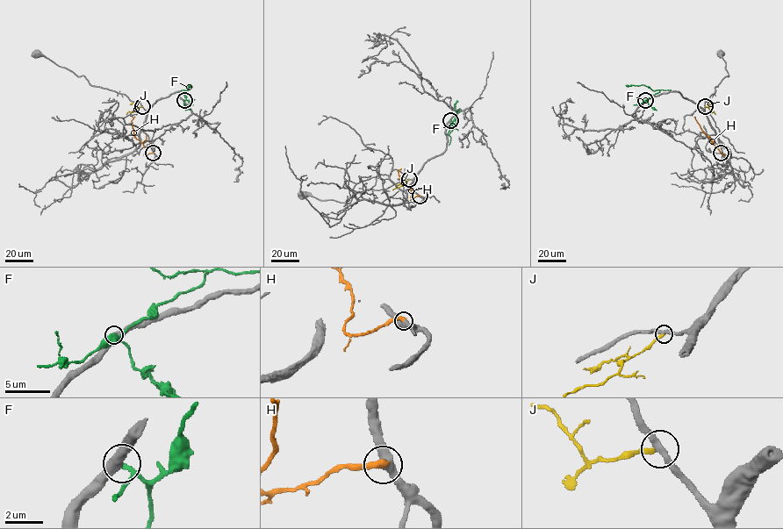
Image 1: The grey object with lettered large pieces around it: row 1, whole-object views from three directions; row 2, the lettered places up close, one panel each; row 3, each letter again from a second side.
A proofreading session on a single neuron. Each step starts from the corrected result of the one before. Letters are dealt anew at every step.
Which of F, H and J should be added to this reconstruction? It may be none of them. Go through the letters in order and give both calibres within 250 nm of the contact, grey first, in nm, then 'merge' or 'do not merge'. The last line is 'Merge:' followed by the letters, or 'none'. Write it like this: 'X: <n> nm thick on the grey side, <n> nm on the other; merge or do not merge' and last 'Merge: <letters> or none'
F: 500 nm thick on the grey side, 170 nm on the other; do not merge
H: 480 nm thick on the grey side, 420 nm on the other; do not merge
J: 320 nm thick on the grey side, 240 nm on the other; do not merge
Merge: none

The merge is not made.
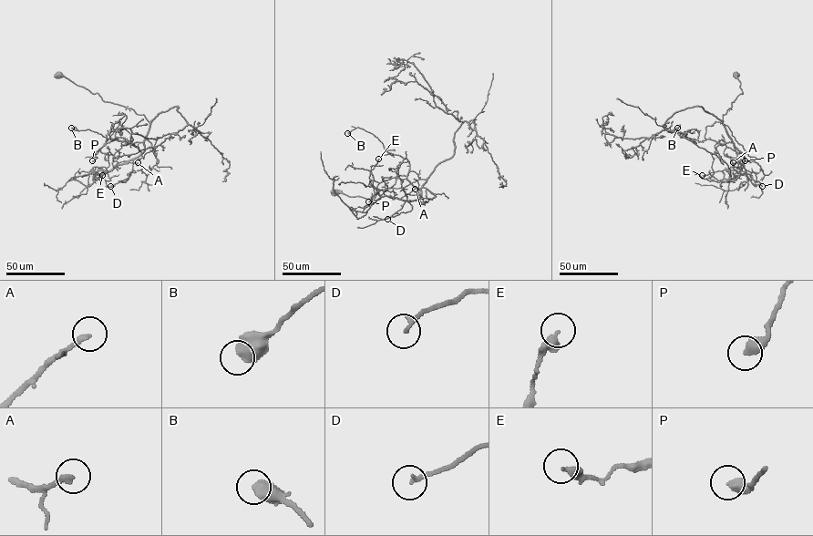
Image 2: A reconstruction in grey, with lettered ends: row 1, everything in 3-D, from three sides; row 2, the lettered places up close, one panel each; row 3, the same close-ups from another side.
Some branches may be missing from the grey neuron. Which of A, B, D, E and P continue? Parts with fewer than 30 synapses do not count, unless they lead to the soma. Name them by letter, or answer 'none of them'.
none of them

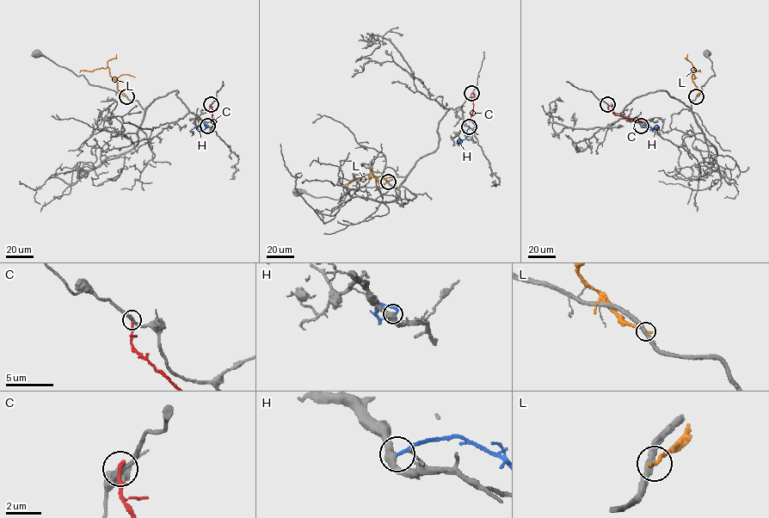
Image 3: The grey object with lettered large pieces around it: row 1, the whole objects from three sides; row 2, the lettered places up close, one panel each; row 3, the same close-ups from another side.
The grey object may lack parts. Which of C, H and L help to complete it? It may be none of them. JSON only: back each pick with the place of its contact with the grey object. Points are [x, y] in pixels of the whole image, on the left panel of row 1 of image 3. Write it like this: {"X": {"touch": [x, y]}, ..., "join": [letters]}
{"H": {"touch": [207, 126]}, "join": ["H"]}

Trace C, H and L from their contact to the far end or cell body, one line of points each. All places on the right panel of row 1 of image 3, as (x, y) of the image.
C: (607, 104), (615, 114), (642, 122)
H: (641, 126), (646, 124), (655, 129), (658, 126)
L: (696, 96), (700, 91), (692, 81), (693, 67), (701, 72)

